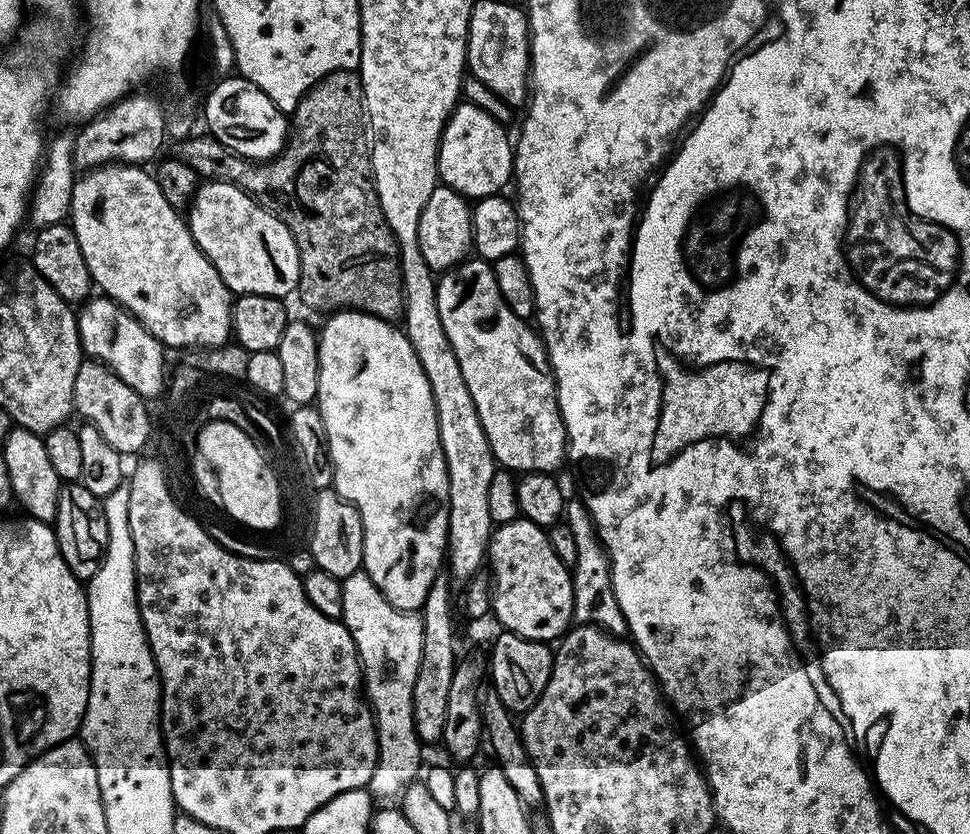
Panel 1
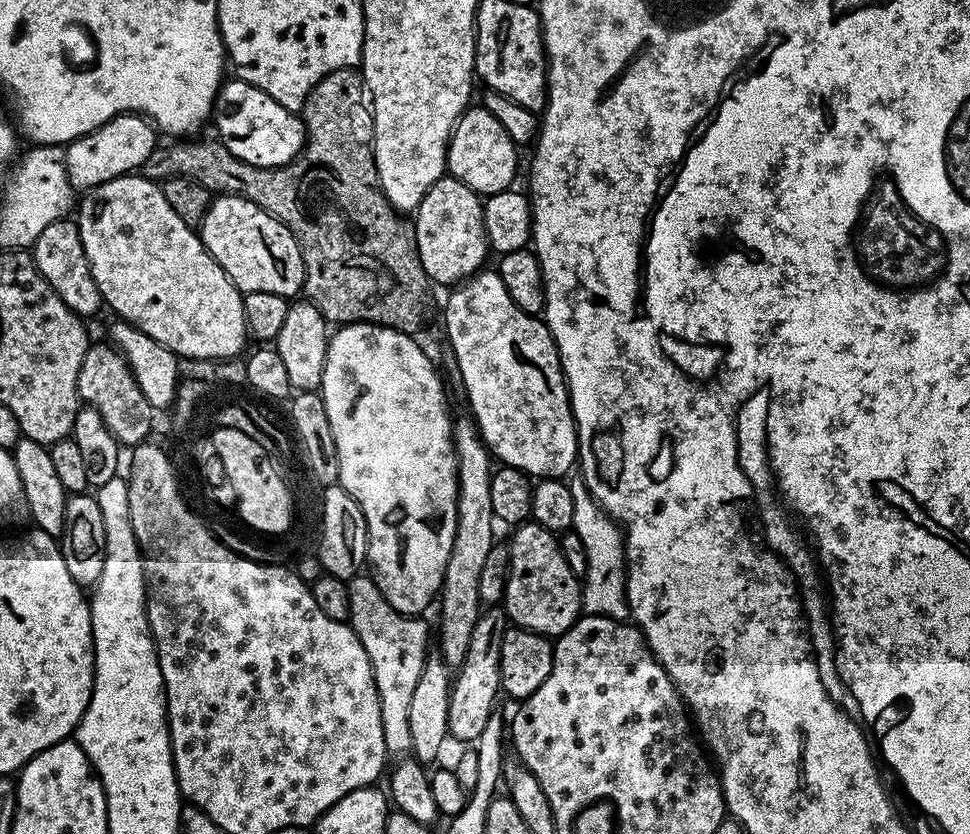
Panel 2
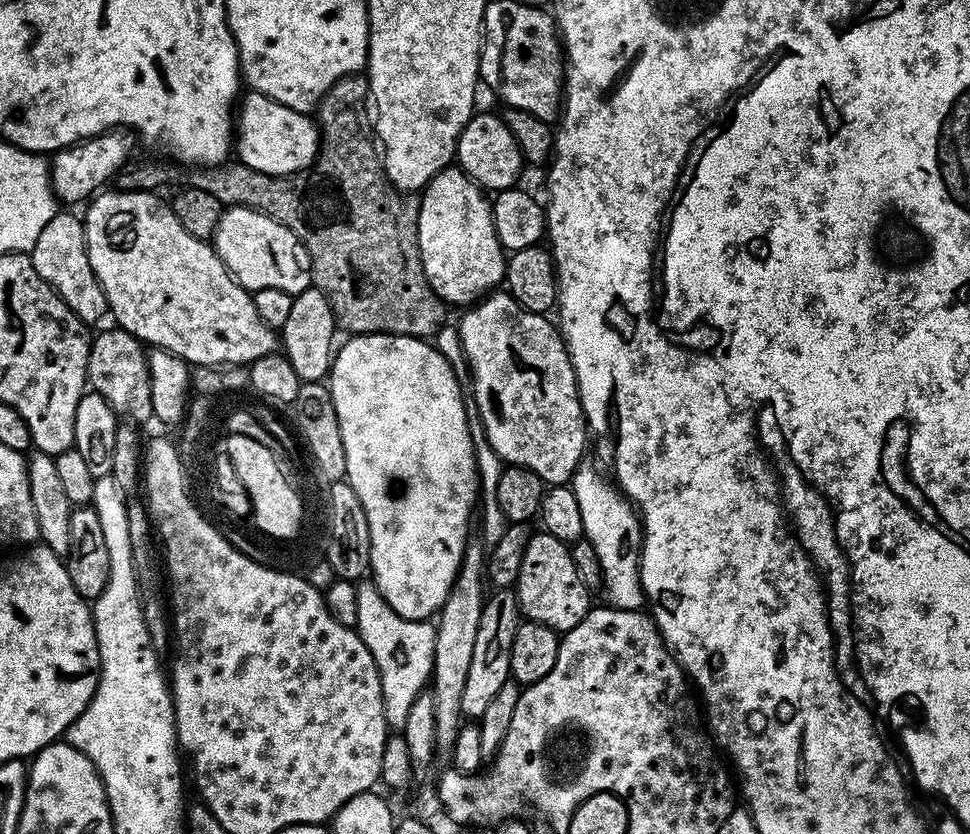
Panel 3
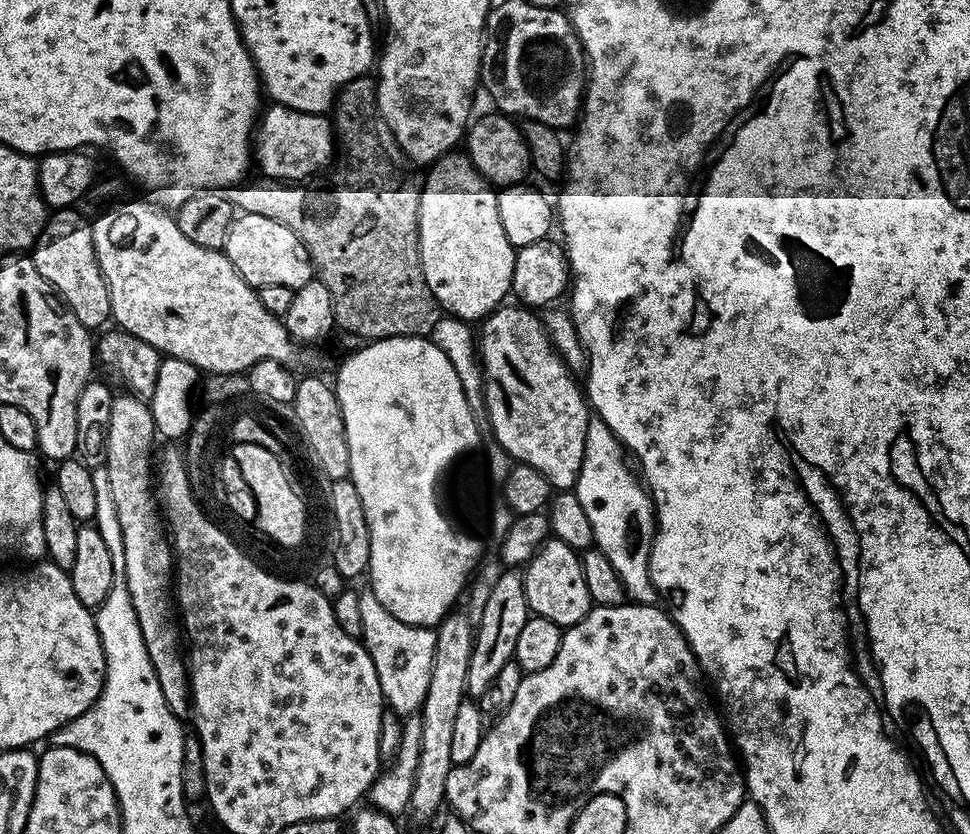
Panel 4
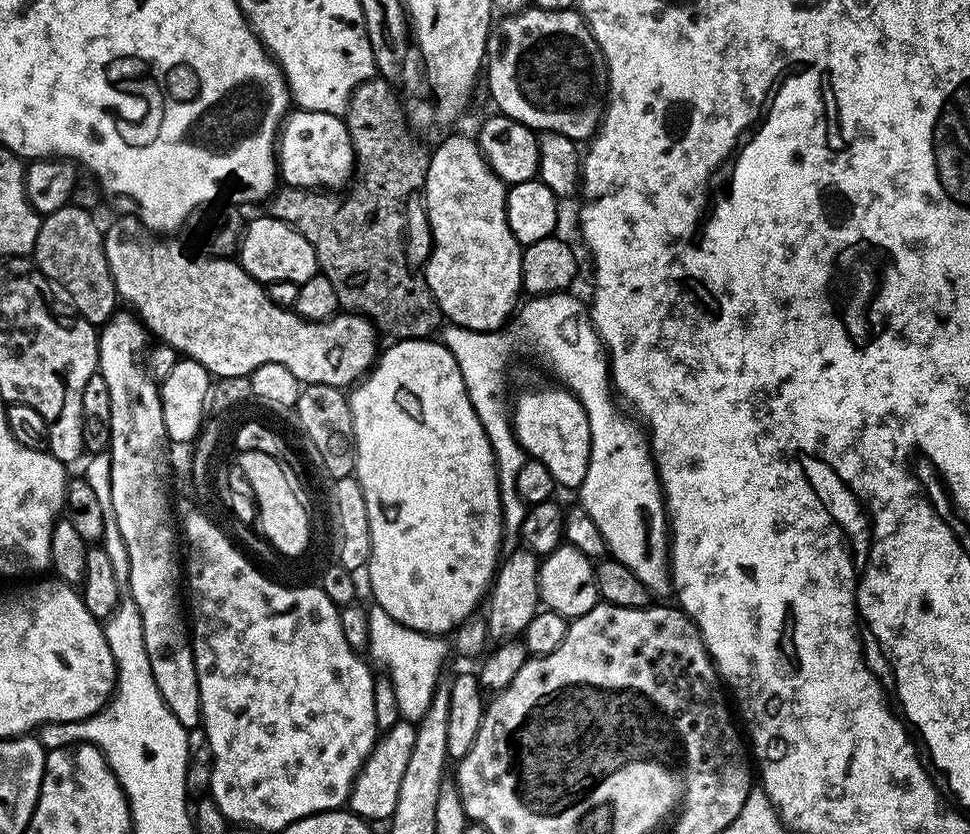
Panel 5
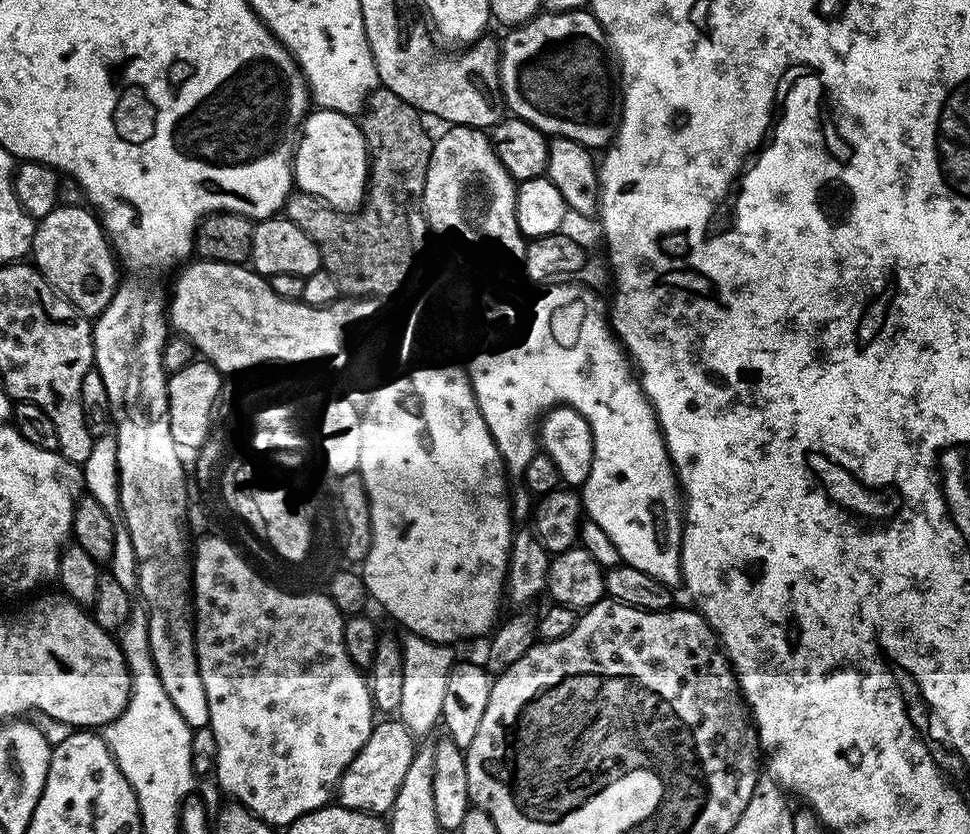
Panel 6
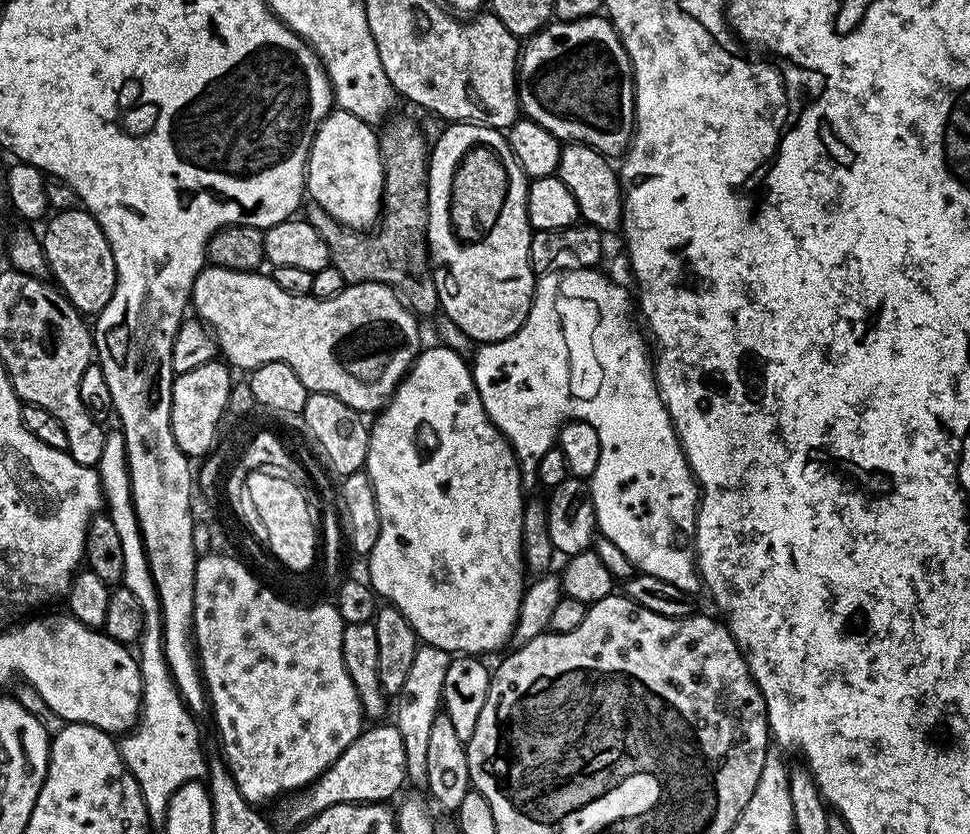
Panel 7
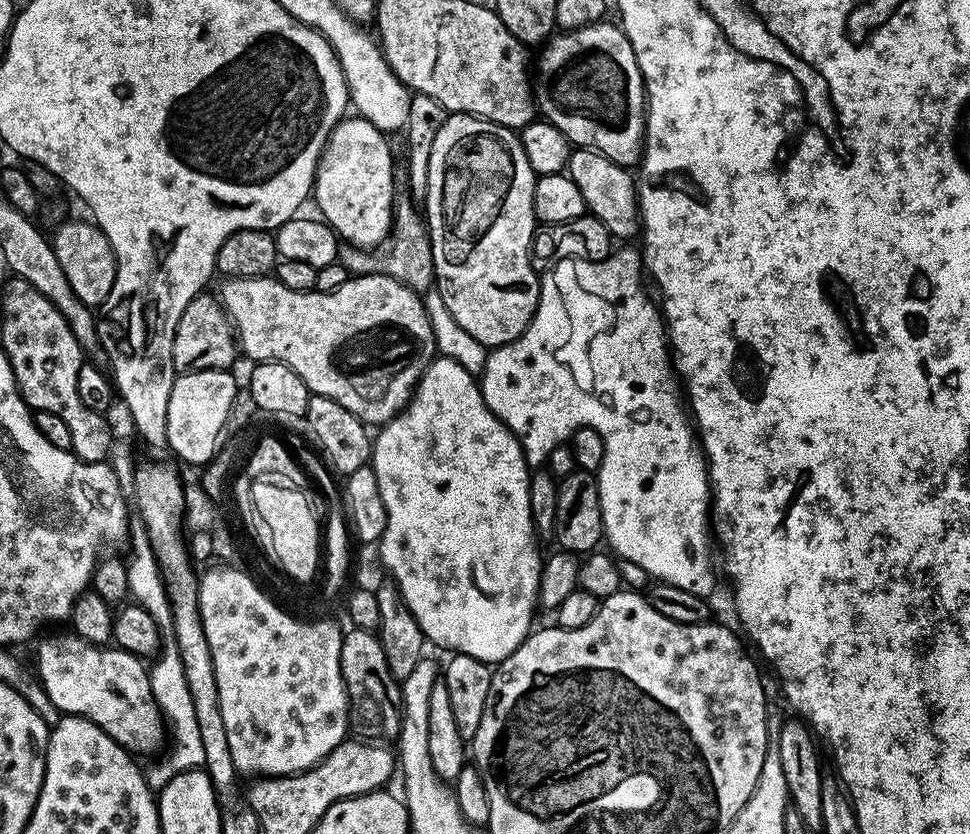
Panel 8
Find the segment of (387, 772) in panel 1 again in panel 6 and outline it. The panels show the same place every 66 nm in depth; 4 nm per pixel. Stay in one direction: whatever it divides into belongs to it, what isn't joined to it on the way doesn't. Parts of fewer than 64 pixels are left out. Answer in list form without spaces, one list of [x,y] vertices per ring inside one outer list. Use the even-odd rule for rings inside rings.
[[[408,634],[405,637],[402,640],[402,702],[398,719],[412,731],[413,737],[428,738],[441,723],[446,678],[450,678],[450,670],[457,663],[458,656],[452,653],[453,649],[449,645],[433,644],[423,636]]]

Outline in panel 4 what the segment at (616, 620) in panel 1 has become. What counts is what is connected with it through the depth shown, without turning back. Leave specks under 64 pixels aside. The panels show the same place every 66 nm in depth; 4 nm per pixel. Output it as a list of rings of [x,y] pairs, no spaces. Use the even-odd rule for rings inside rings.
[[[598,418],[589,419],[584,461],[574,491],[578,502],[582,502],[582,510],[586,510],[586,518],[590,518],[595,547],[607,558],[610,566],[614,566],[625,593],[637,604],[656,604],[658,593],[648,569],[652,540],[658,527],[656,515],[647,488],[638,479],[633,465],[624,461],[624,456],[625,449],[610,426]]]

